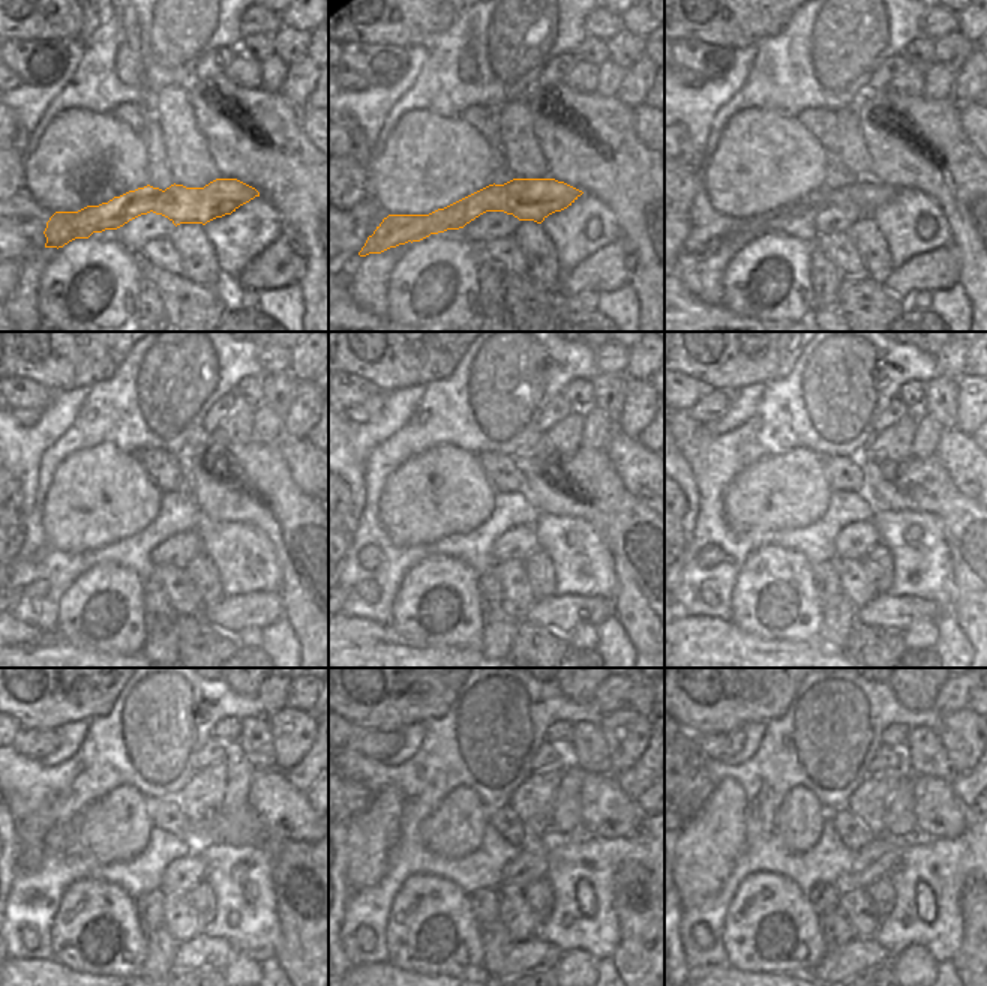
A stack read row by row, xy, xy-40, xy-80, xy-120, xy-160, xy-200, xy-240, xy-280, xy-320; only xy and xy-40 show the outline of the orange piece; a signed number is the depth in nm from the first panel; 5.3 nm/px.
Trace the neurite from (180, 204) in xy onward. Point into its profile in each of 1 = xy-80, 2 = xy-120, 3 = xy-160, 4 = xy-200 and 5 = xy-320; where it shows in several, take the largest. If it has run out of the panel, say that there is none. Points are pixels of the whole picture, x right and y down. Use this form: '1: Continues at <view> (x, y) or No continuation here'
1: Continues at xy-80 (866, 194)
2: Continues at xy-120 (38, 589)
3: Continues at xy-160 (368, 590)
4: Continues at xy-200 (707, 593)
5: Continues at xy-320 (701, 934)

